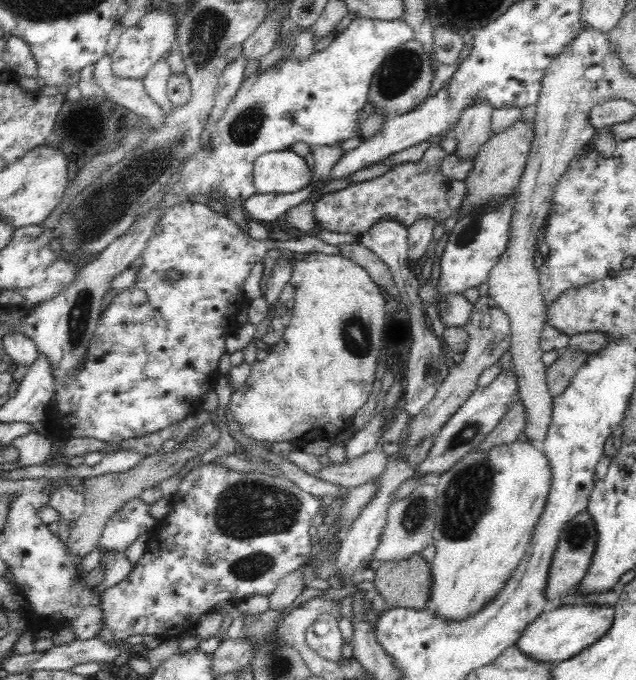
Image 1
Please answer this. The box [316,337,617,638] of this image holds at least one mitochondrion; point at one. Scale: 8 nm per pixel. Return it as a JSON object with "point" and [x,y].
{"point":[467,496]}

